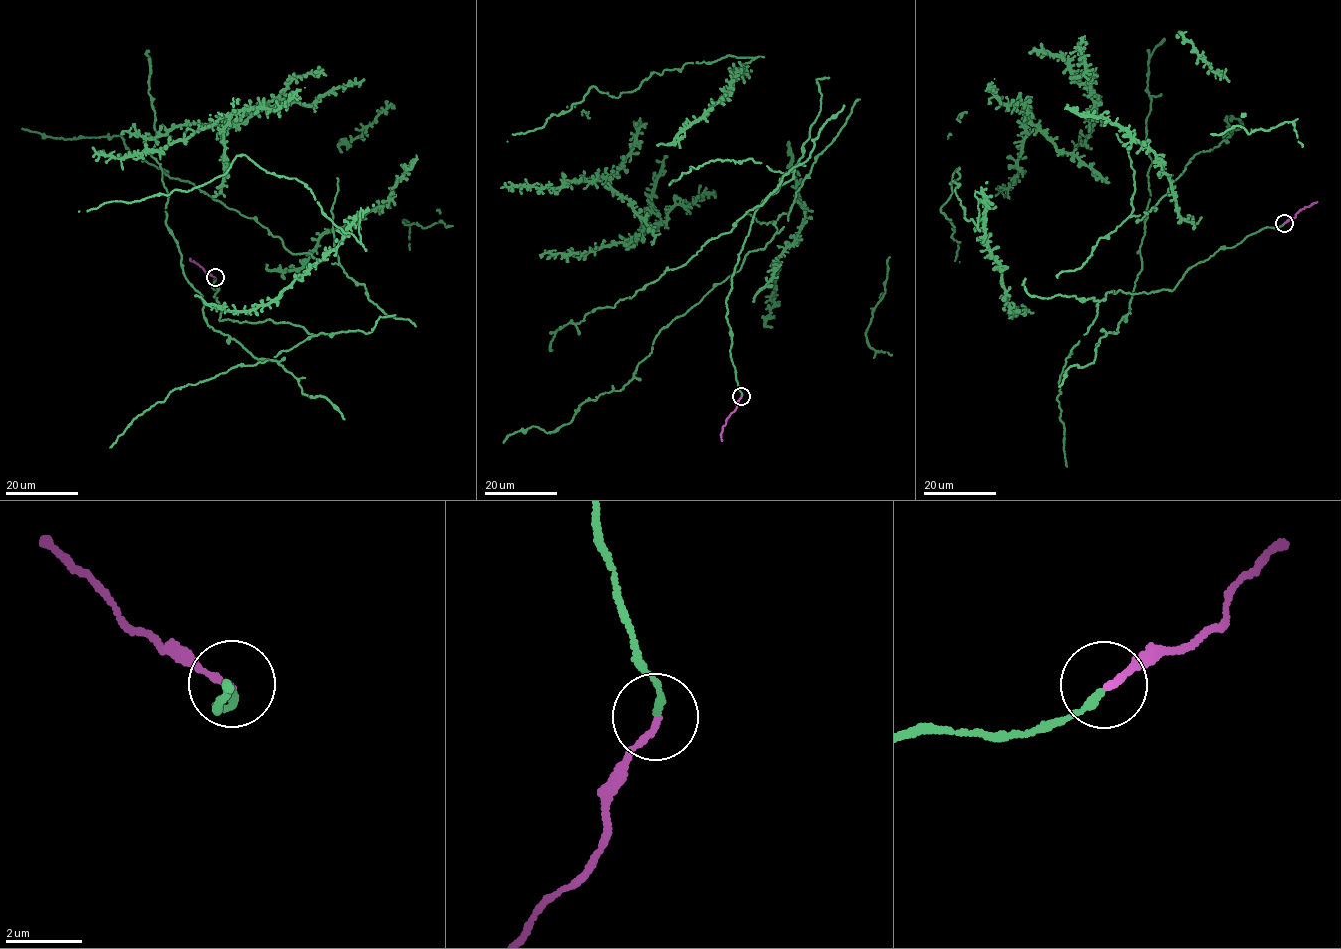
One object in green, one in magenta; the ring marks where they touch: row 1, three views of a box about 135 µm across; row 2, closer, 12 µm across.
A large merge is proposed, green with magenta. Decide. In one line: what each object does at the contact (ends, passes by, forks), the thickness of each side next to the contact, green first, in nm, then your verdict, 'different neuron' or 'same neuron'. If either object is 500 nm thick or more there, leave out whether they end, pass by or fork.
green ends; magenta ends; calibres 180 and 150 nm; same neuron

